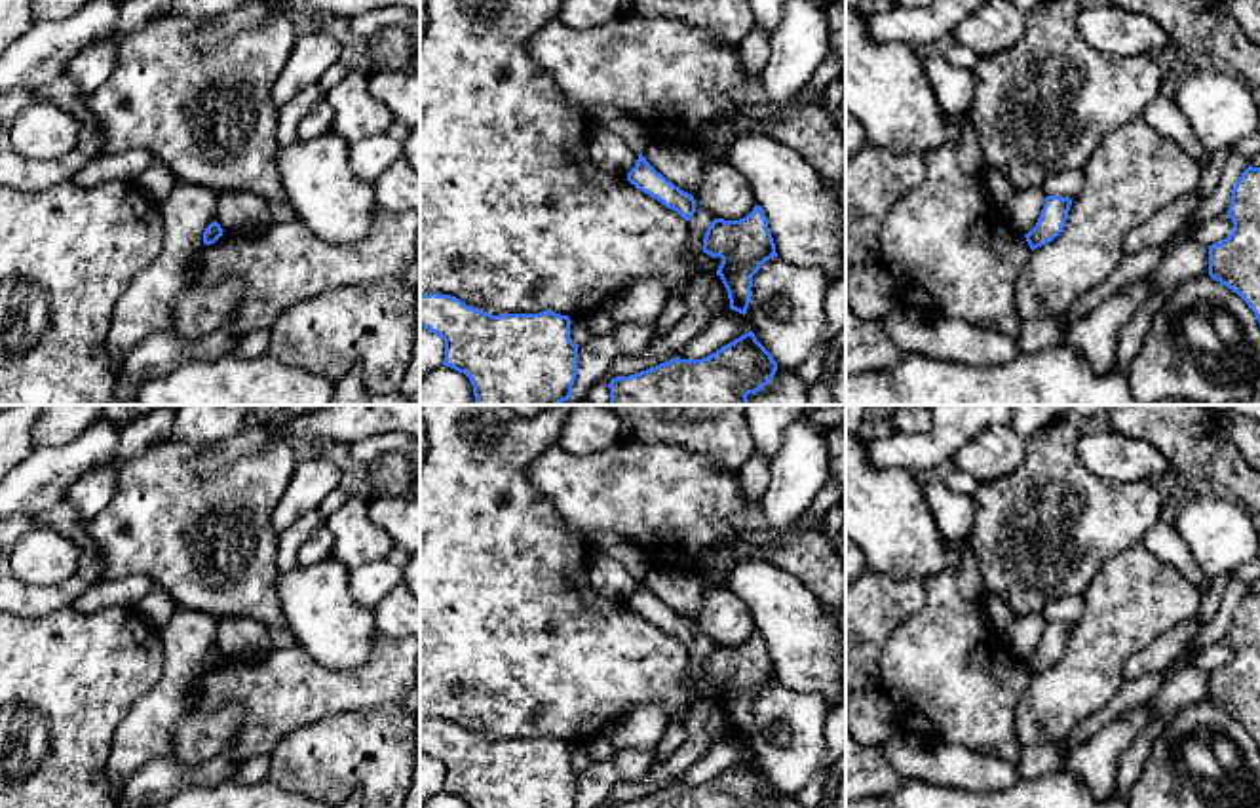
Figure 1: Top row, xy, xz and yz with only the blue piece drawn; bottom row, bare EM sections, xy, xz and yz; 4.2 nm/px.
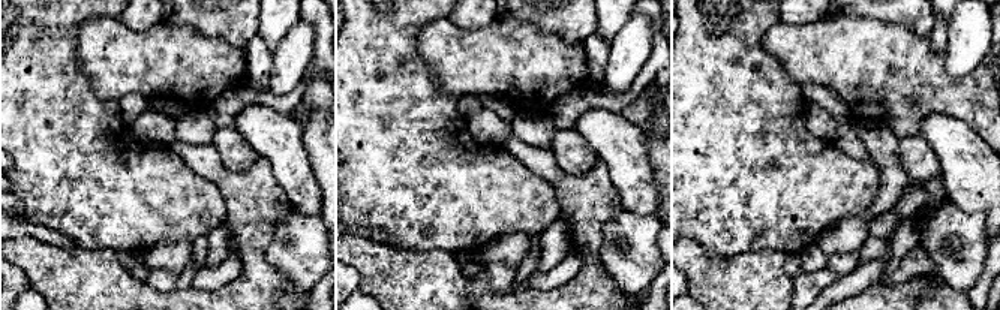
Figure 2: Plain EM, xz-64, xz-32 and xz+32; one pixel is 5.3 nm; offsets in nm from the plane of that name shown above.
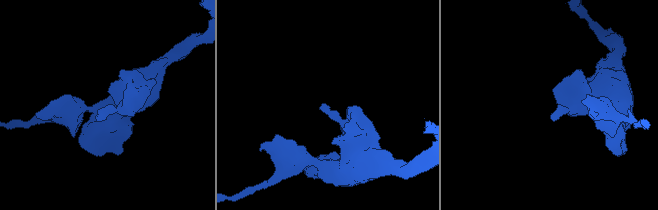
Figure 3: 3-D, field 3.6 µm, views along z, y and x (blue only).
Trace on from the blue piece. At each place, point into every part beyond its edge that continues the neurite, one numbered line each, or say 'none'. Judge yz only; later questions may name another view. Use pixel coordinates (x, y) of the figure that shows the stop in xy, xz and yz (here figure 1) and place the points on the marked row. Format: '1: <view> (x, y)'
none

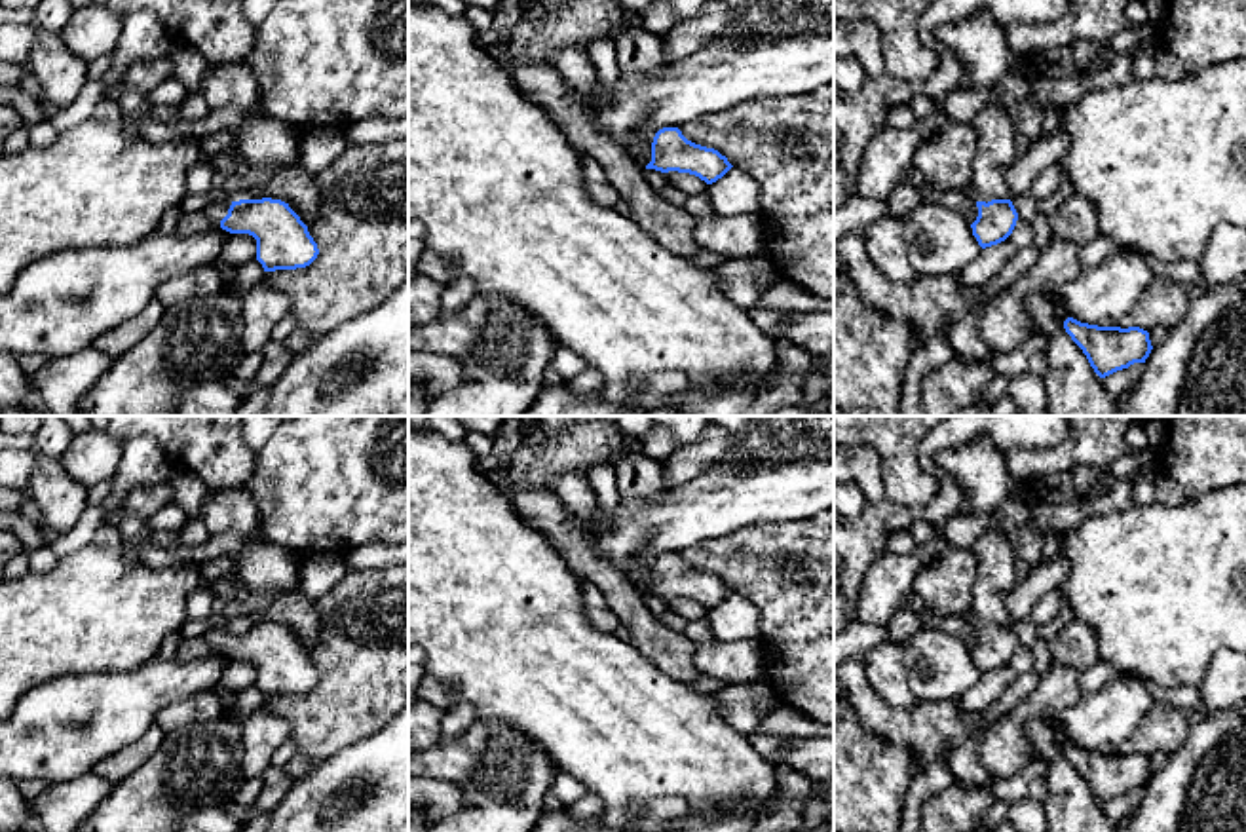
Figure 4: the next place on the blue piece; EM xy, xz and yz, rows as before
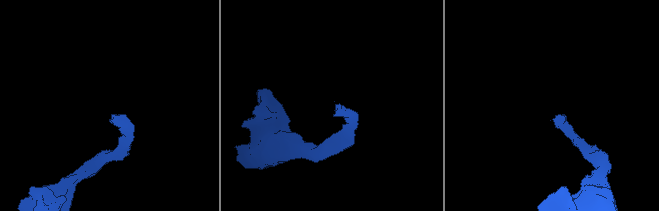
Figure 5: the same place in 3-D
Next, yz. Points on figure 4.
1: yz (944, 160)

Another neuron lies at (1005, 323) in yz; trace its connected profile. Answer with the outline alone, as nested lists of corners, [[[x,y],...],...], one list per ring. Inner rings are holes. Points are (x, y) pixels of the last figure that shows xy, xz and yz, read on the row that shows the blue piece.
[[[1052,239],[1039,253],[1035,264],[986,306],[980,319],[984,344],[995,353],[1007,353],[1024,344],[1037,332],[1024,304],[1026,296],[1031,293],[1048,294],[1071,283],[1083,270],[1079,247],[1064,239]]]

